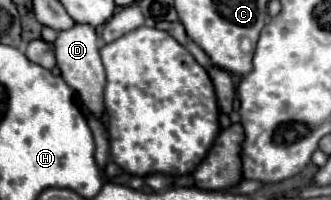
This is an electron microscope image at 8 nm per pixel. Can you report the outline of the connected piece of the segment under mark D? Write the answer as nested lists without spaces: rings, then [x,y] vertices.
[[[76,24],[74,28],[60,32],[54,42],[54,52],[56,52],[58,68],[62,70],[64,82],[78,92],[82,104],[88,108],[88,112],[92,116],[102,118],[106,76],[104,76],[104,66],[102,66],[100,54],[98,54],[98,36],[96,36],[94,28],[88,24]]]

